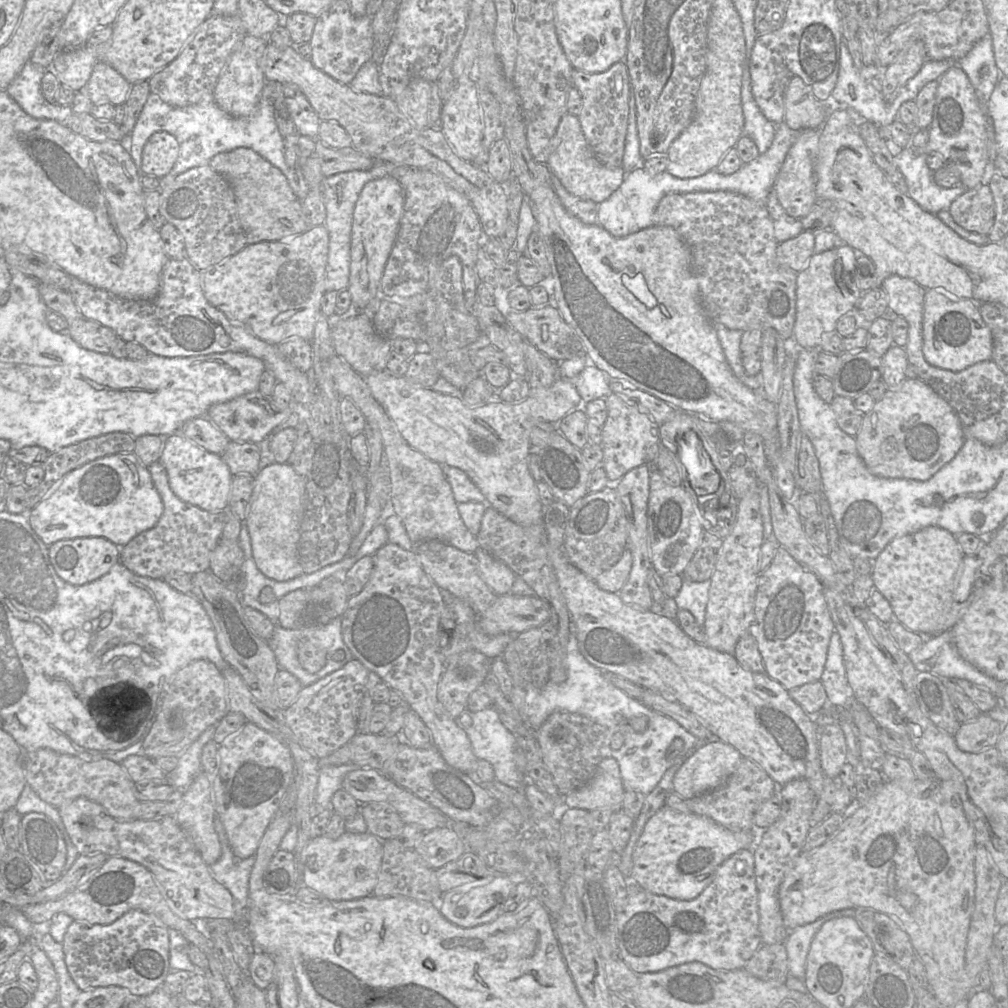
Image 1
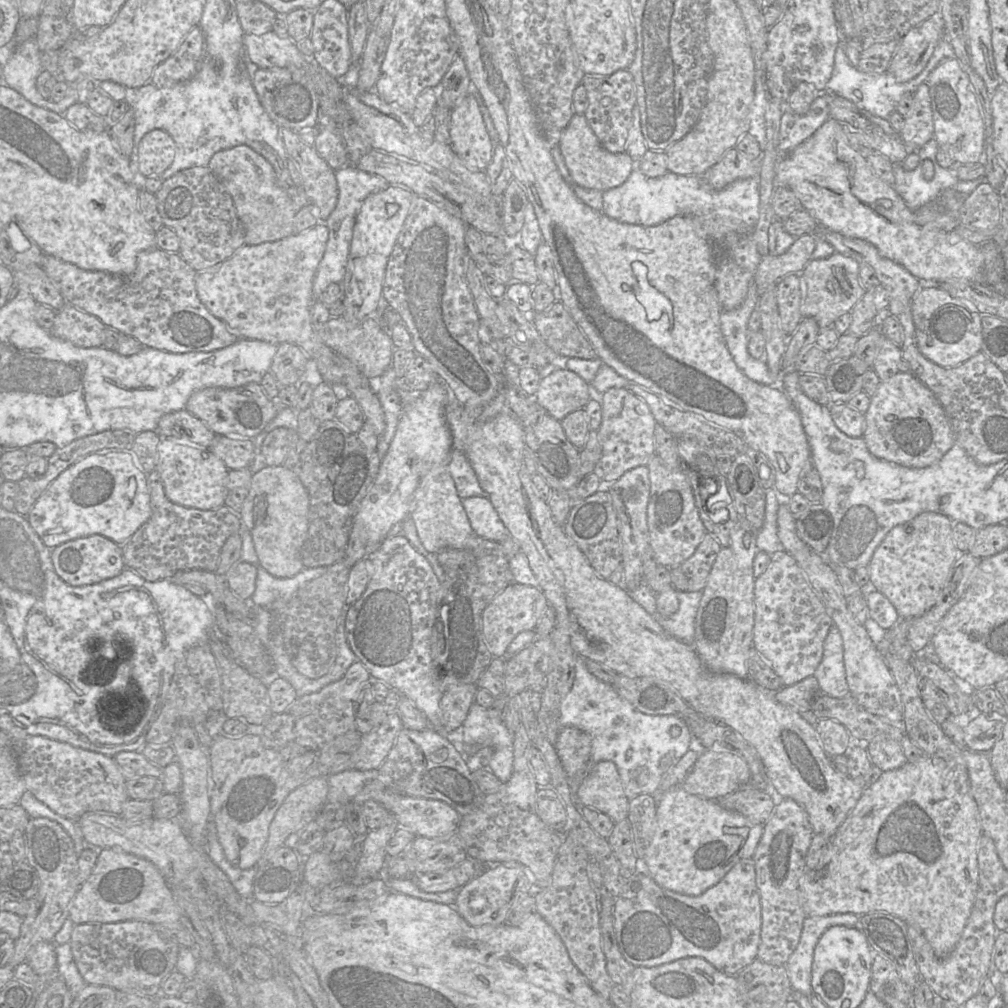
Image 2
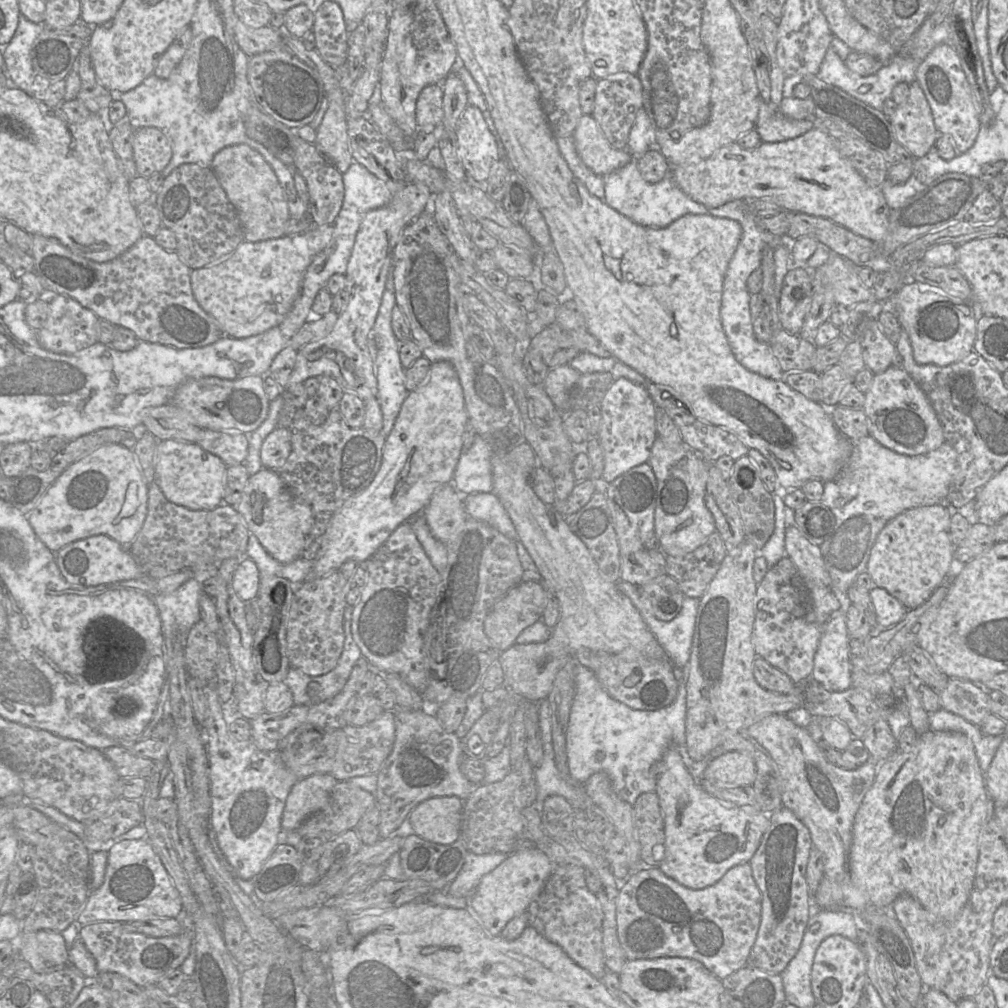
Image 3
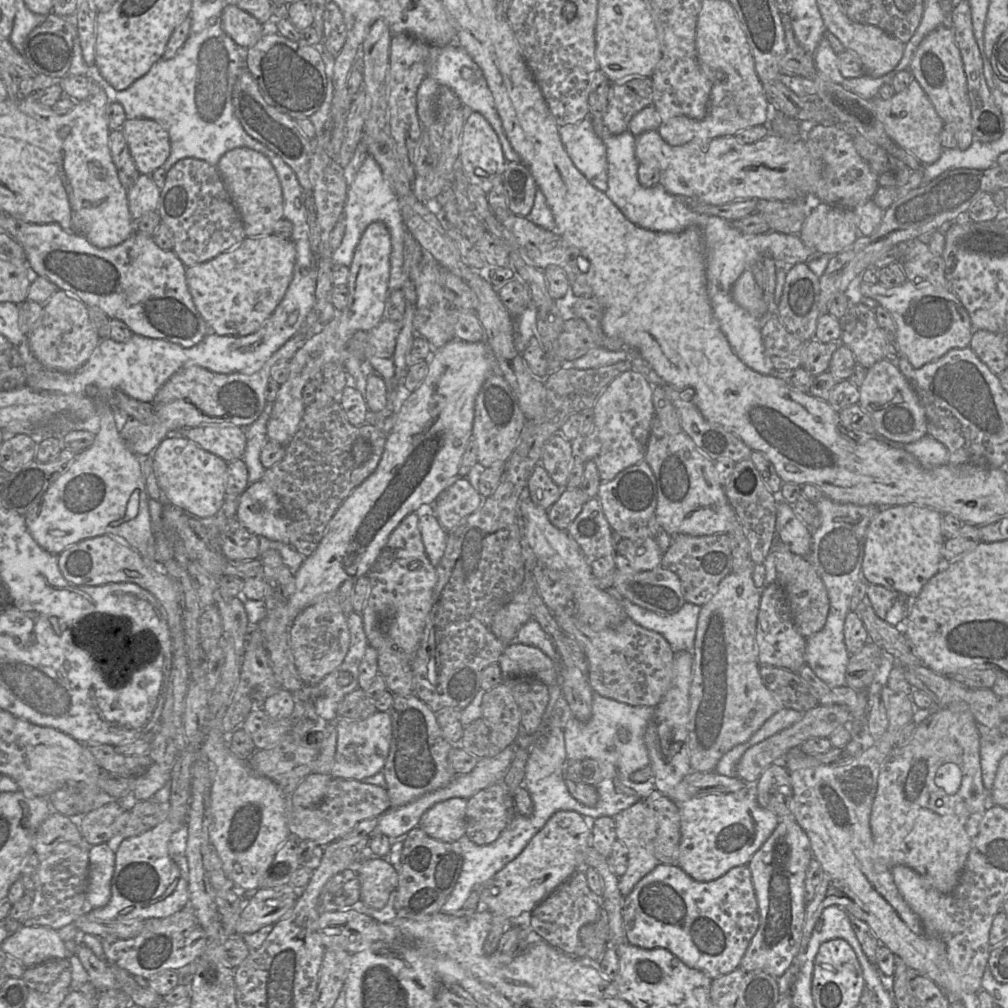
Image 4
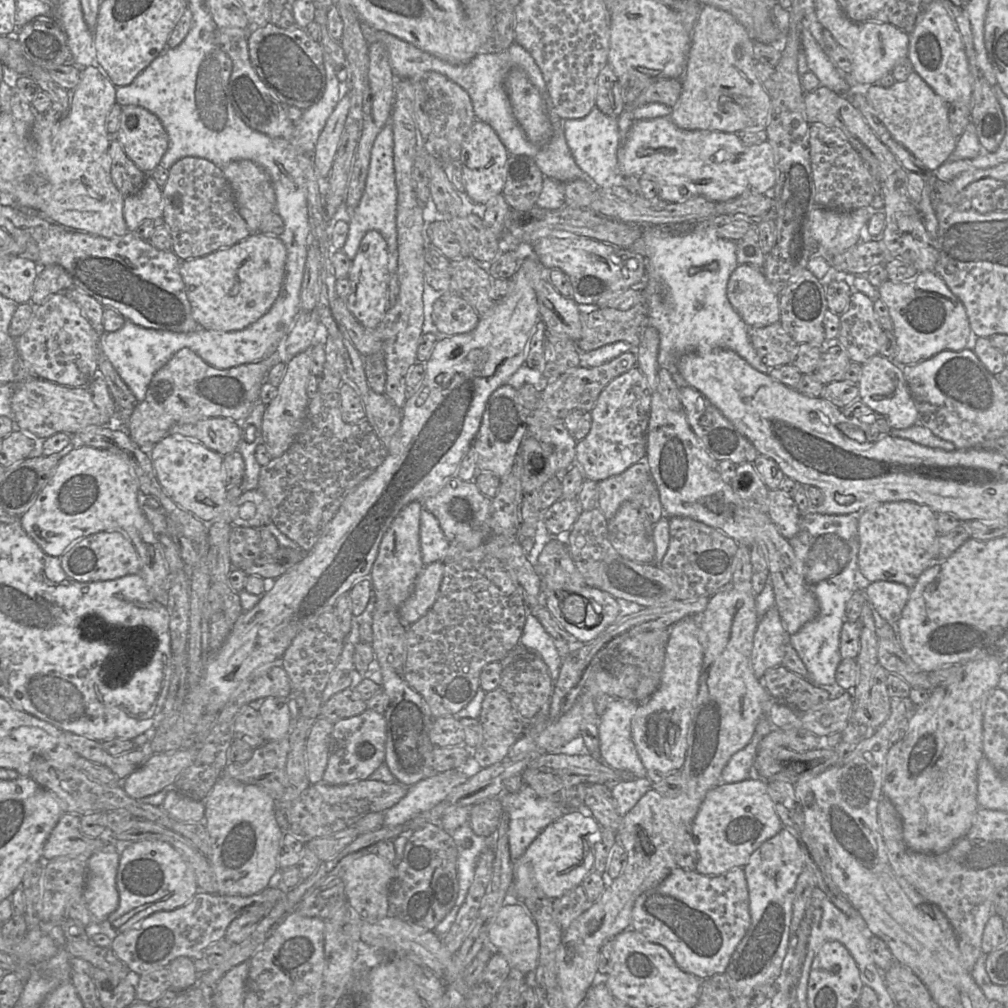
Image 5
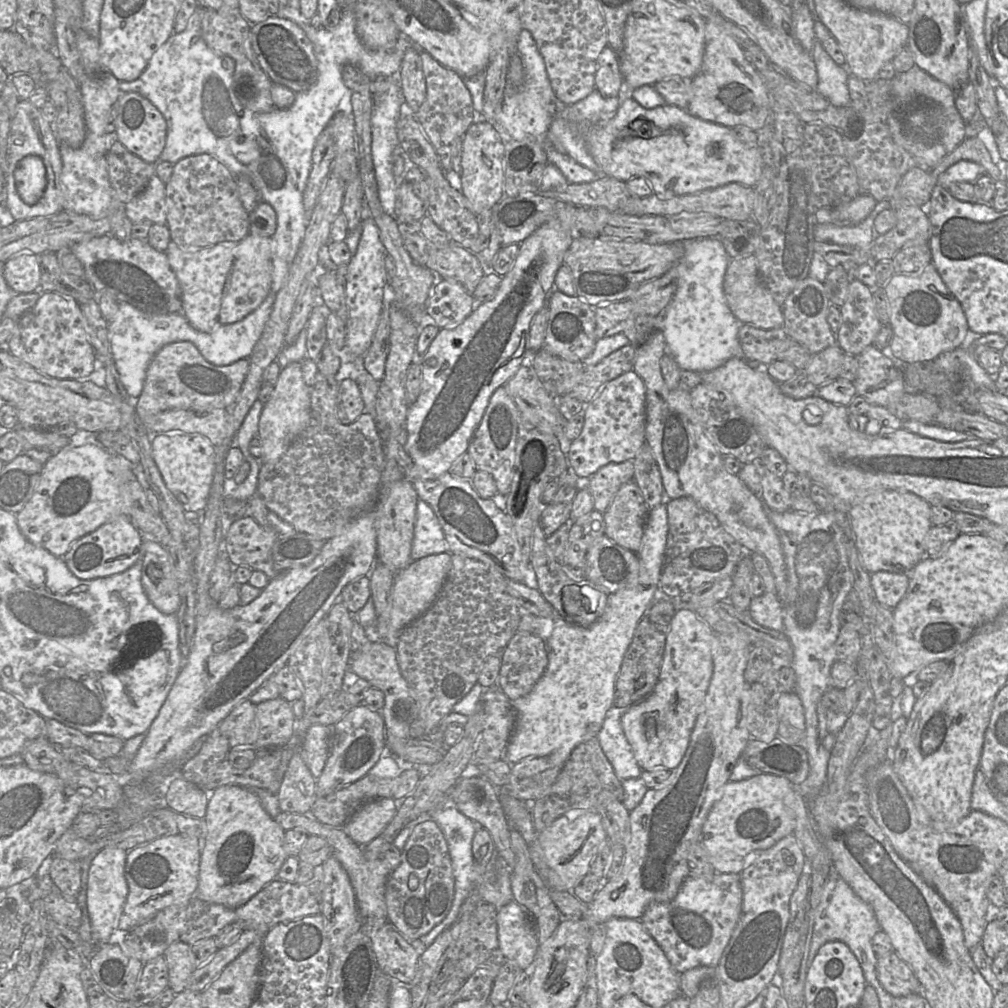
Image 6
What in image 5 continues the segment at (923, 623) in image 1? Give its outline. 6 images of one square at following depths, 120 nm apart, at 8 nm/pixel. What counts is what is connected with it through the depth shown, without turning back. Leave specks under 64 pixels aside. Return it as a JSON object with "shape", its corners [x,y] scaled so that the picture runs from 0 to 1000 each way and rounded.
{"shape":[[[904,497],[876,498],[851,511],[851,564],[860,577],[883,576],[906,583],[915,568],[936,556],[930,553],[930,510]]]}

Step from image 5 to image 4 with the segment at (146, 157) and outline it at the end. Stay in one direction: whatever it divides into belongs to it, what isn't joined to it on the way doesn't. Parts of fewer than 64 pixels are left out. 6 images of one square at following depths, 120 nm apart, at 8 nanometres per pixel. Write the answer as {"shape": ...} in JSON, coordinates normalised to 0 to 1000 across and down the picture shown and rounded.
{"shape":[[[125,118],[120,129],[139,173],[150,174],[169,154],[168,133],[153,119]]]}

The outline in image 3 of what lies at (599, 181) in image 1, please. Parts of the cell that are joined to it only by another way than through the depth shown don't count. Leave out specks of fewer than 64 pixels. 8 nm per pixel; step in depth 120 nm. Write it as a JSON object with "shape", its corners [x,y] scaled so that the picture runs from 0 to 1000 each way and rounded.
{"shape":[[[577,113],[567,135],[574,156],[592,174],[607,172],[628,156],[623,148],[606,145],[587,114]]]}

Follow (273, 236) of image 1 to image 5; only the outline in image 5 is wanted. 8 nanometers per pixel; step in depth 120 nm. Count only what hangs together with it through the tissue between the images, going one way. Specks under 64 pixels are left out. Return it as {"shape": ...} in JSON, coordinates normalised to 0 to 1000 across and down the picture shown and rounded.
{"shape":[[[246,158],[231,159],[220,167],[235,204],[249,230],[257,230],[260,218],[274,209],[274,194],[264,169]]]}

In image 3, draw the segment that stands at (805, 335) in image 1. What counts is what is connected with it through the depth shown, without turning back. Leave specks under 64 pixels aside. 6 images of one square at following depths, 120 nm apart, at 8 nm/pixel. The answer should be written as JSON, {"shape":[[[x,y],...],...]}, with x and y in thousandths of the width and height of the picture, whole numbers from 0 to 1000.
{"shape":[[[826,252],[818,262],[806,268],[807,291],[810,286],[822,285],[828,301],[840,306],[868,297],[866,287],[855,283],[852,266],[839,256]]]}

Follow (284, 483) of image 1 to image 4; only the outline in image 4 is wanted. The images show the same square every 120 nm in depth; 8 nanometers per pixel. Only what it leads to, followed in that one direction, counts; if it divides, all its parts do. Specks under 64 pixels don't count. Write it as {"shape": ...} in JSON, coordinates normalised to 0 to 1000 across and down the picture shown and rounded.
{"shape":[[[259,475],[237,492],[234,514],[254,532],[287,540],[287,514],[274,489]]]}

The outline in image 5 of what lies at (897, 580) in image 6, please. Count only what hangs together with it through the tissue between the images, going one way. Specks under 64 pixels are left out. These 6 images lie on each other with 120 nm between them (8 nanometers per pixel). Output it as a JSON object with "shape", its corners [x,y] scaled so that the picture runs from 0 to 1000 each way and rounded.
{"shape":[[[867,576],[859,582],[858,592],[878,616],[889,620],[902,595],[903,584],[890,577]]]}

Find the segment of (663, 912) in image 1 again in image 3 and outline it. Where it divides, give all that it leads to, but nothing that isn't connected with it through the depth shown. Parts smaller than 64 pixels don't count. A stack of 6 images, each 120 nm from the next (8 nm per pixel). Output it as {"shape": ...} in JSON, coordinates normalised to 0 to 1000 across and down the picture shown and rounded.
{"shape":[[[737,855],[724,861],[709,877],[698,882],[691,883],[676,878],[669,872],[660,868],[654,860],[645,860],[634,865],[627,865],[625,869],[617,876],[611,894],[612,926],[615,937],[623,953],[632,951],[650,951],[654,949],[685,950],[695,954],[706,966],[716,972],[741,957],[745,941],[749,936],[754,920],[755,904],[756,889],[748,874],[744,855]]]}

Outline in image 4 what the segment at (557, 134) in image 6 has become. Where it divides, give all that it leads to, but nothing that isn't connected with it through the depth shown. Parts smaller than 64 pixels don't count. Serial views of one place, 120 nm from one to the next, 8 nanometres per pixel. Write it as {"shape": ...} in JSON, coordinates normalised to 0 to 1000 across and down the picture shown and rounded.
{"shape":[[[586,117],[555,126],[555,134],[570,166],[590,187],[600,191],[603,187],[602,148],[590,132]]]}

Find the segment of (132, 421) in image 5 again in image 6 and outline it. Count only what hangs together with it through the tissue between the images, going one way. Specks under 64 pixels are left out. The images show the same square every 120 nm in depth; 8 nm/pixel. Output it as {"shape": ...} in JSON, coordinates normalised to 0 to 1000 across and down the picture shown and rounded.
{"shape":[[[188,338],[167,340],[155,349],[146,364],[143,384],[134,408],[142,416],[167,406],[208,408],[229,405],[236,395],[246,365],[246,355],[215,363],[205,358]]]}

